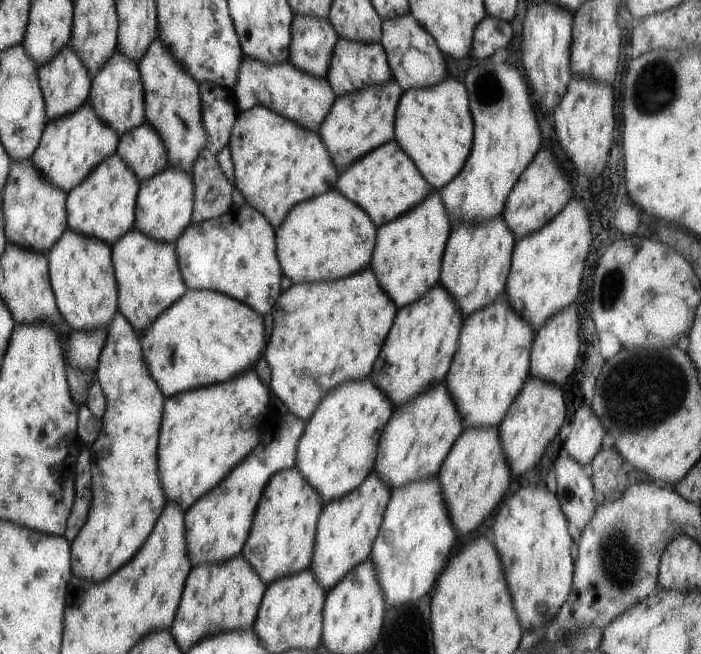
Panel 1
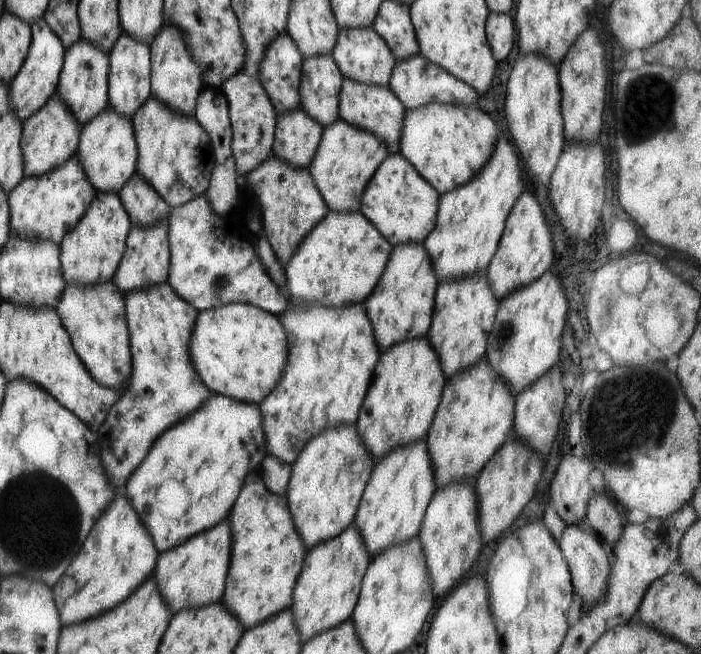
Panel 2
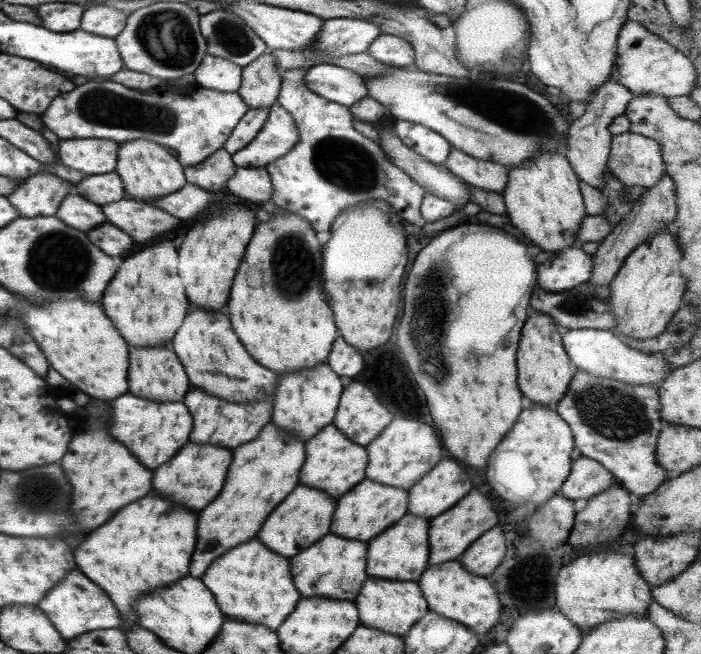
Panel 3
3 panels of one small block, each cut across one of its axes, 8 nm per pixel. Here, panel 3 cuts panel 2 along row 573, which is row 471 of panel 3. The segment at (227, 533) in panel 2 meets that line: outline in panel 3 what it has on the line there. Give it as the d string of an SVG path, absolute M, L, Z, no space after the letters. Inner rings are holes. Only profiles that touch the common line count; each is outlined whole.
M187 442L169 462L153 470L151 484L153 490L157 490L157 494L165 494L165 498L177 504L189 506L193 510L201 510L219 494L229 462L231 462L231 452L227 448Z

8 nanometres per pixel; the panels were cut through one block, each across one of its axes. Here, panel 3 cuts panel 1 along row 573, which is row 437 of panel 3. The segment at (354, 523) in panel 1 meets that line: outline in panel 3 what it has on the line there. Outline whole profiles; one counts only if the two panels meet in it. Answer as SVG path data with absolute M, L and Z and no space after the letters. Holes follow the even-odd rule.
M333 423L319 430L310 440L304 442L305 462L299 472L299 482L305 486L319 488L331 498L339 498L345 490L356 486L365 477L368 455L366 448L348 440Z

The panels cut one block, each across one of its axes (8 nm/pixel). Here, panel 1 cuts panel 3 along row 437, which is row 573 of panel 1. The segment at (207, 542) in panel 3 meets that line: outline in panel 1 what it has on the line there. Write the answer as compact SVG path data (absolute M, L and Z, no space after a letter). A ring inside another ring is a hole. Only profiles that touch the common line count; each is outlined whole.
M295 467L279 470L277 474L273 474L273 478L269 478L257 504L249 538L241 550L242 556L247 558L247 562L253 566L253 570L265 584L309 568L316 523L324 503Z

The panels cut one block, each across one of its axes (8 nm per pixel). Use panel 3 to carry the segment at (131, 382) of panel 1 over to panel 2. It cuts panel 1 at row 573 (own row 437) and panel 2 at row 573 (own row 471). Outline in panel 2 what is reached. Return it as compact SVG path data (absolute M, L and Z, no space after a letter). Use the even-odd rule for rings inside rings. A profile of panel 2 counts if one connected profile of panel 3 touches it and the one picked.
M116 492L115 498L105 508L105 514L101 512L101 518L97 518L97 522L91 526L75 558L53 586L53 598L61 622L79 622L113 608L131 590L135 590L145 576L149 576L155 560L157 550L145 526L137 518L137 512L129 506L125 496L119 496Z

